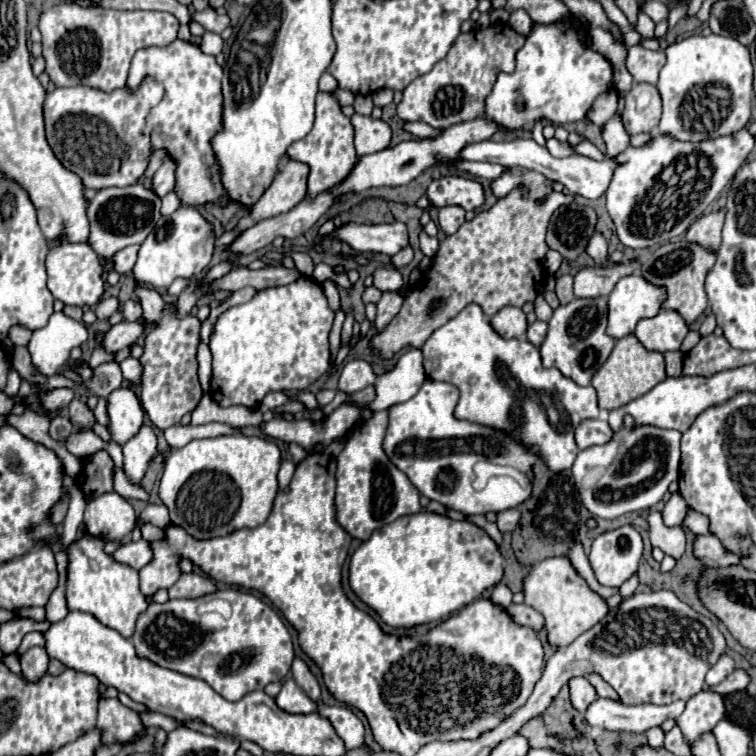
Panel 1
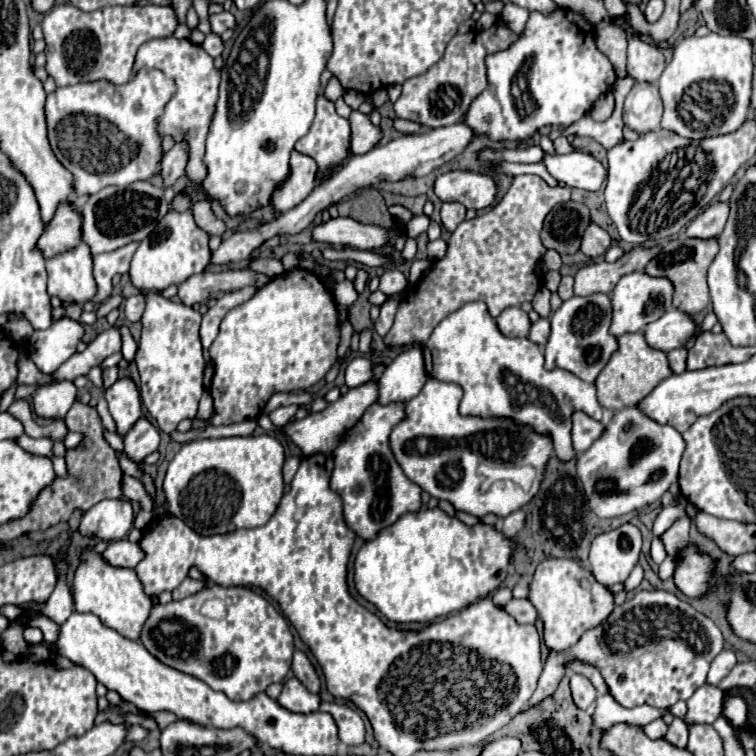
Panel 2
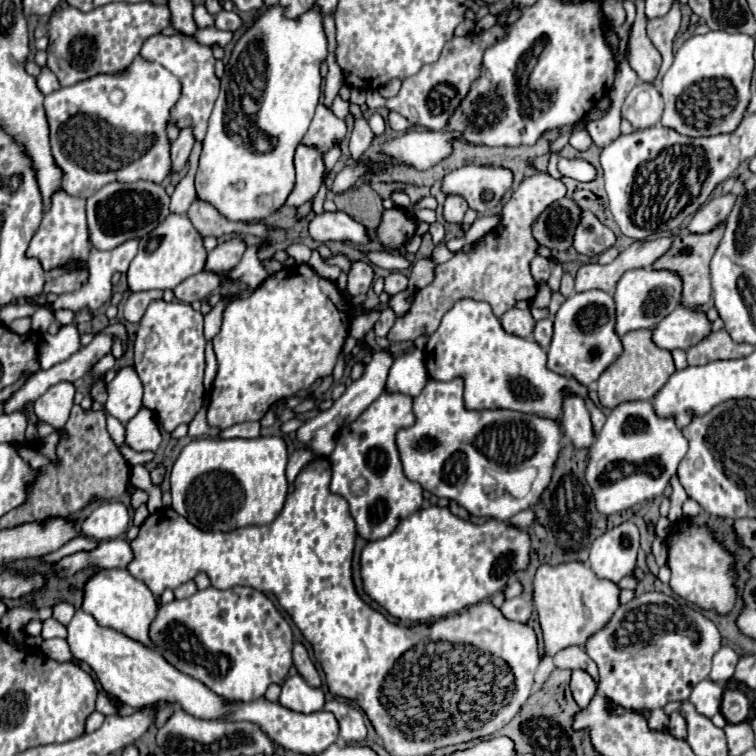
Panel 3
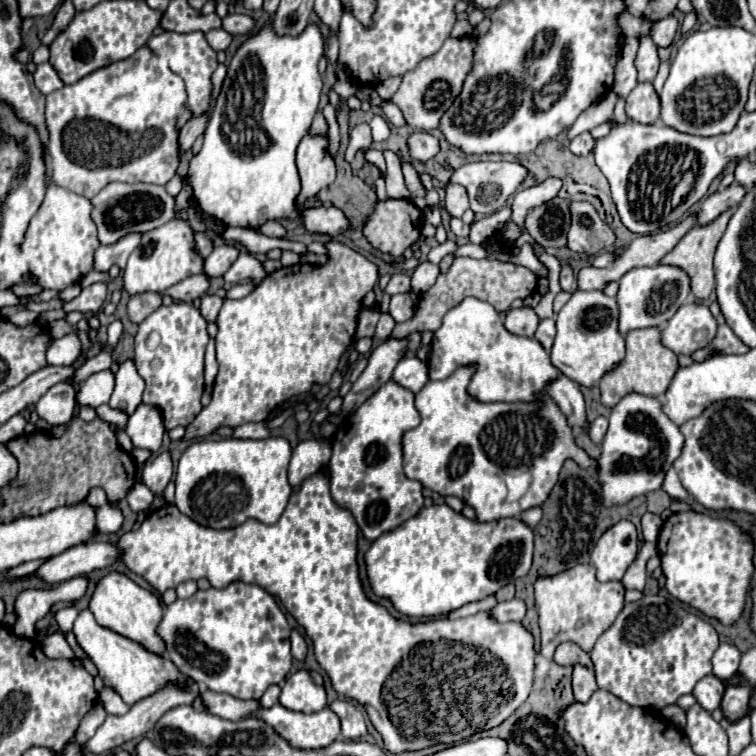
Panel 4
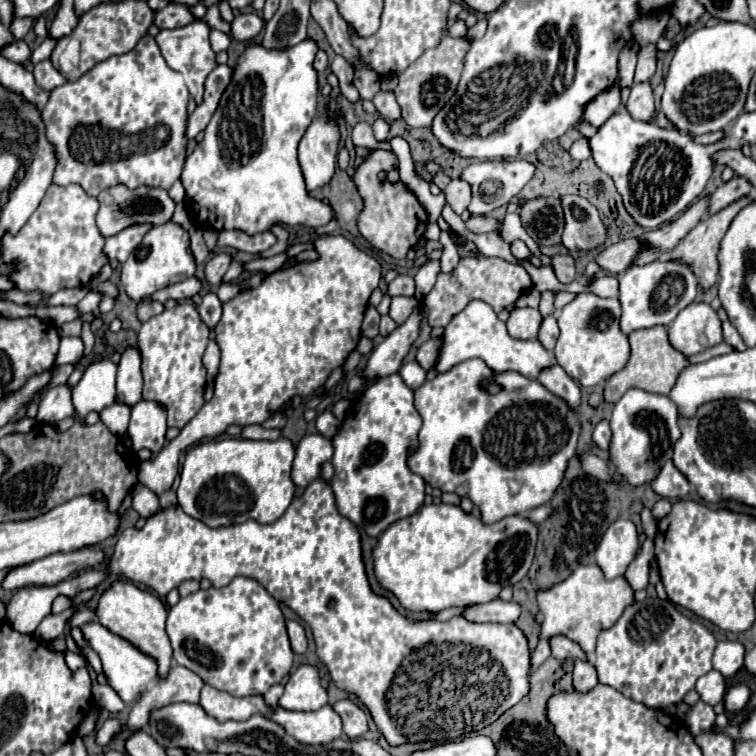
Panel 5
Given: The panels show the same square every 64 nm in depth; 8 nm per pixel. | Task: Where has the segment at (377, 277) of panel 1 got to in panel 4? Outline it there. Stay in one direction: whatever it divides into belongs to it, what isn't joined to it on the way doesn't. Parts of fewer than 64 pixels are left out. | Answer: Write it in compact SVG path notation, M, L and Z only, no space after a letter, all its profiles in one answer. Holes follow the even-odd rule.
M394 274L392 278L390 278L390 282L388 282L388 286L386 286L386 292L390 294L390 296L394 296L394 294L404 294L404 292L410 292L412 288L410 288L410 276L406 276L406 274Z

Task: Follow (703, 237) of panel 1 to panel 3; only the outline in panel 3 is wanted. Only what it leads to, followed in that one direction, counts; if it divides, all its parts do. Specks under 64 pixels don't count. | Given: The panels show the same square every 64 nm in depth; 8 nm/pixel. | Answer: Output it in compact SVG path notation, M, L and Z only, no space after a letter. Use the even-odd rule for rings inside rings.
M724 194L708 200L690 220L688 232L708 232L726 220L736 202L736 194Z

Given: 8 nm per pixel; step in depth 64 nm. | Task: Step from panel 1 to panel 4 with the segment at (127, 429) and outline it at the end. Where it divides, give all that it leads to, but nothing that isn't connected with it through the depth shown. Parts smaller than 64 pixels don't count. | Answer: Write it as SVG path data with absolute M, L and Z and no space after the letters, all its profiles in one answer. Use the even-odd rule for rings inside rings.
M124 360L116 372L116 386L110 406L124 410L126 414L132 414L136 406L142 402L142 392L144 392L144 380L136 370L134 360Z

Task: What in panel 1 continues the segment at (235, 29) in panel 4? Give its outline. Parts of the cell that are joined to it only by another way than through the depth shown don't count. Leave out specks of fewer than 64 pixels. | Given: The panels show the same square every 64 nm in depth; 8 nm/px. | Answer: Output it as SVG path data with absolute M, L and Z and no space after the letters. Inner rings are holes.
M206 8L204 12L196 12L194 18L196 18L196 22L200 22L206 30L216 32L216 34L220 34L224 28L230 26L230 18L228 18L226 14L222 14L222 16L216 14L212 8Z

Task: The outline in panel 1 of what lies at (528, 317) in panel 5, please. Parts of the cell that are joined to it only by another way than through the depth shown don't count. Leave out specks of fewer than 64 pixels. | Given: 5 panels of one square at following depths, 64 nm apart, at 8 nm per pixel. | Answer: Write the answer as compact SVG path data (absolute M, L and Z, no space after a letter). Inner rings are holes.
M508 306L508 308L502 308L492 318L492 326L502 338L524 338L528 322L526 322L526 314L520 308Z

